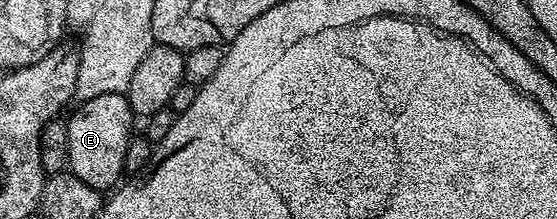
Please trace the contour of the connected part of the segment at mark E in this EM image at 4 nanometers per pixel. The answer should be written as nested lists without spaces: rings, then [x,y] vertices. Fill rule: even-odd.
[[[125,94],[92,96],[85,99],[81,105],[82,107],[66,122],[70,157],[68,170],[80,180],[84,180],[84,184],[106,192],[119,181],[118,177],[123,177],[128,144],[135,133],[136,115],[131,110]],[[110,185],[112,186],[109,188]]]

